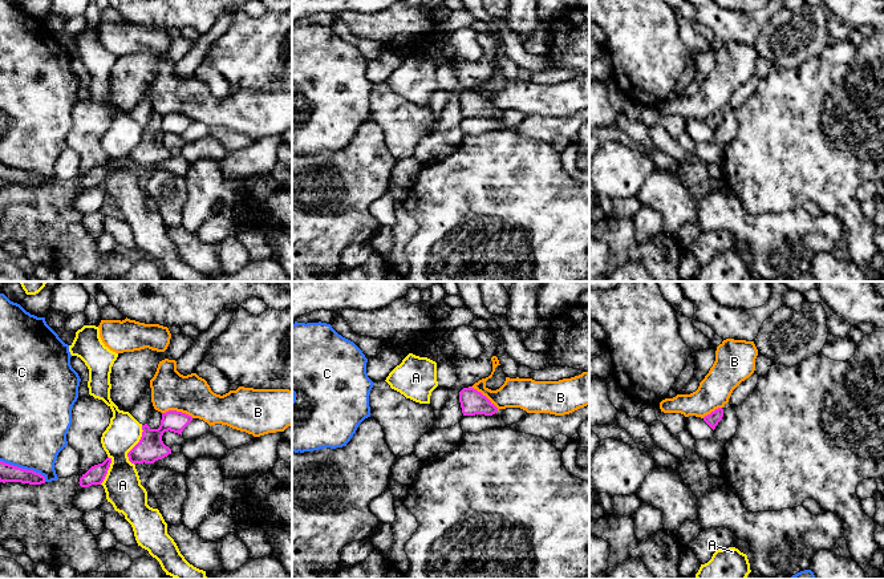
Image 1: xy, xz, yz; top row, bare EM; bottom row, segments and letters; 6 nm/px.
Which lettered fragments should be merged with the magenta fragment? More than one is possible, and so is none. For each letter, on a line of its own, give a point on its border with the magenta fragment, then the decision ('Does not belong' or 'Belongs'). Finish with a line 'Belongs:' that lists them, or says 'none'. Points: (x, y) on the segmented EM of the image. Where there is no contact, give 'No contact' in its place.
A: Touches magenta at xy (136, 445). Does not belong
B: Touches magenta at xz (482, 395). Does not belong
C: Touches magenta at xy (24, 469). Does not belong
Belongs: none

